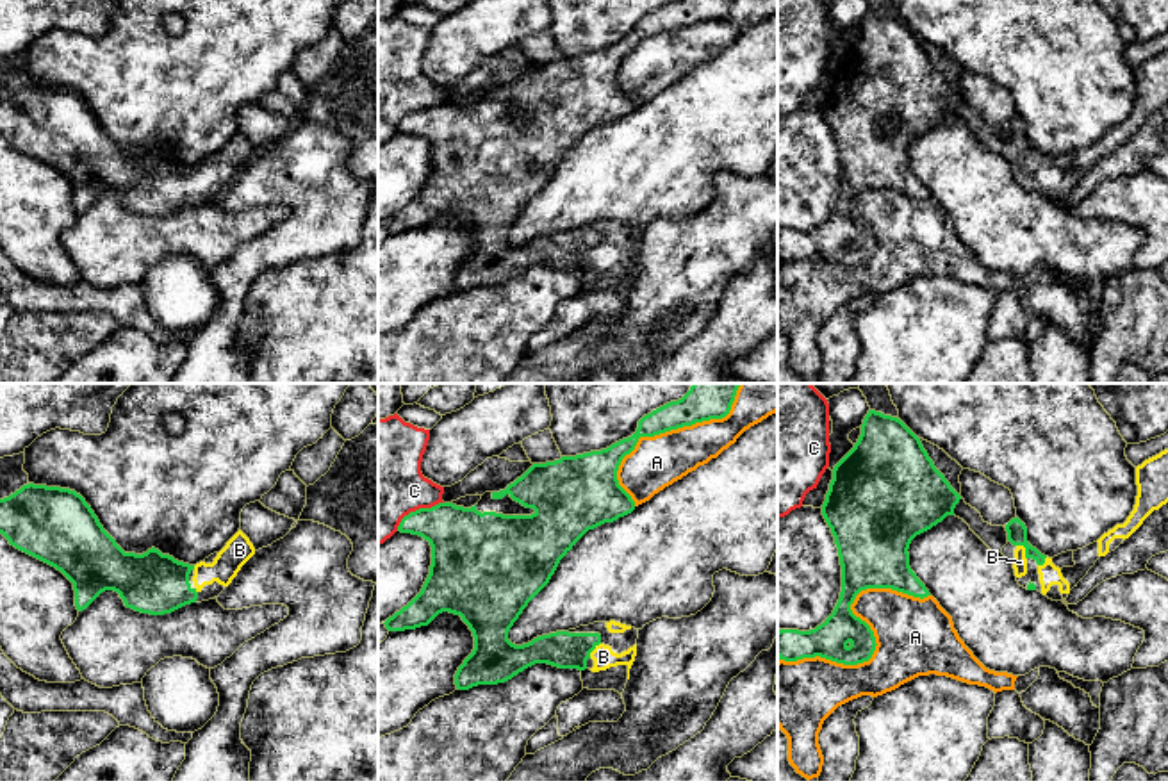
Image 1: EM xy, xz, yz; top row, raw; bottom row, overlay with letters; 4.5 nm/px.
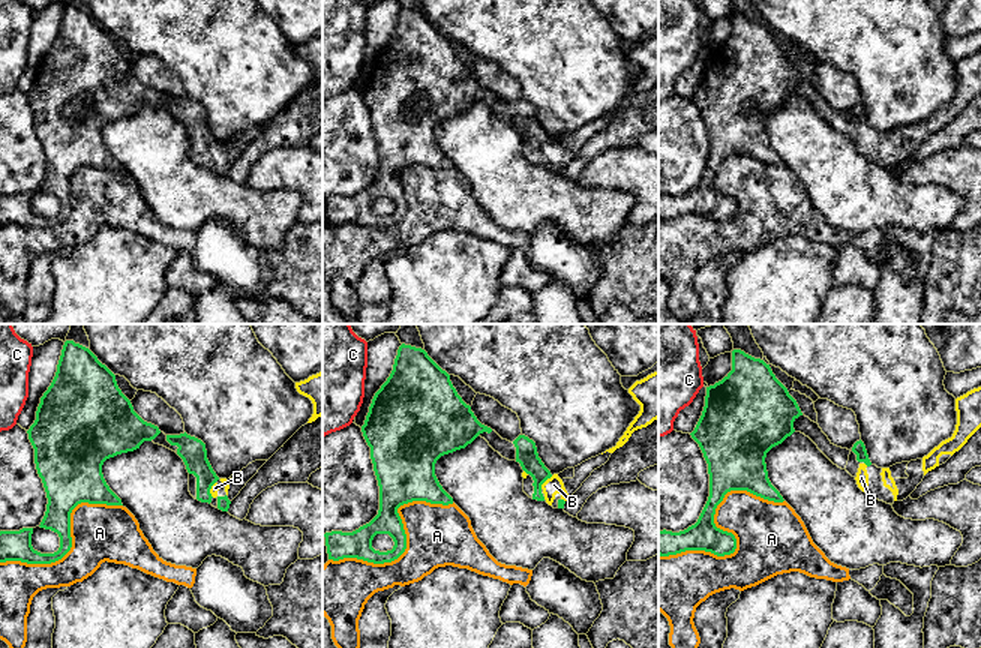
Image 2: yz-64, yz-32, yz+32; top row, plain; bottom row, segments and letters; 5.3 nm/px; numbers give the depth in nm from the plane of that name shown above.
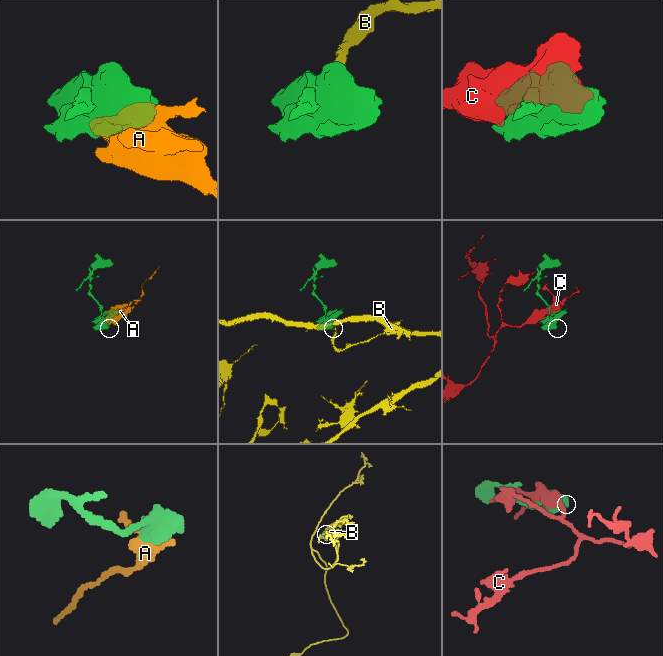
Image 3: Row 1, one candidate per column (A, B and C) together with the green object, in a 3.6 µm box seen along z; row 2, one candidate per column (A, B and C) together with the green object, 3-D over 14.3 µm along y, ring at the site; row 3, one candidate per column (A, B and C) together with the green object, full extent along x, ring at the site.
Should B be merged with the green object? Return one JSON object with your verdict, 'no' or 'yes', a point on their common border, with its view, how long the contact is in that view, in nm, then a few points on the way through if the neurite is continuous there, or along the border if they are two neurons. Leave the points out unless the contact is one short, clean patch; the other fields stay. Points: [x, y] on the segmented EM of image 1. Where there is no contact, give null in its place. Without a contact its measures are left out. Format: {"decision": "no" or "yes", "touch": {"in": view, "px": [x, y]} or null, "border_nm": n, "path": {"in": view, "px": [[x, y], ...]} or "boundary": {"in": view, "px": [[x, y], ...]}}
{"decision": "yes", "touch": {"in": "yz", "px": [1026, 550]}, "border_nm": 80, "path": {"in": "yz", "px": [[1017, 534], [1026, 550], [1020, 562]]}}

